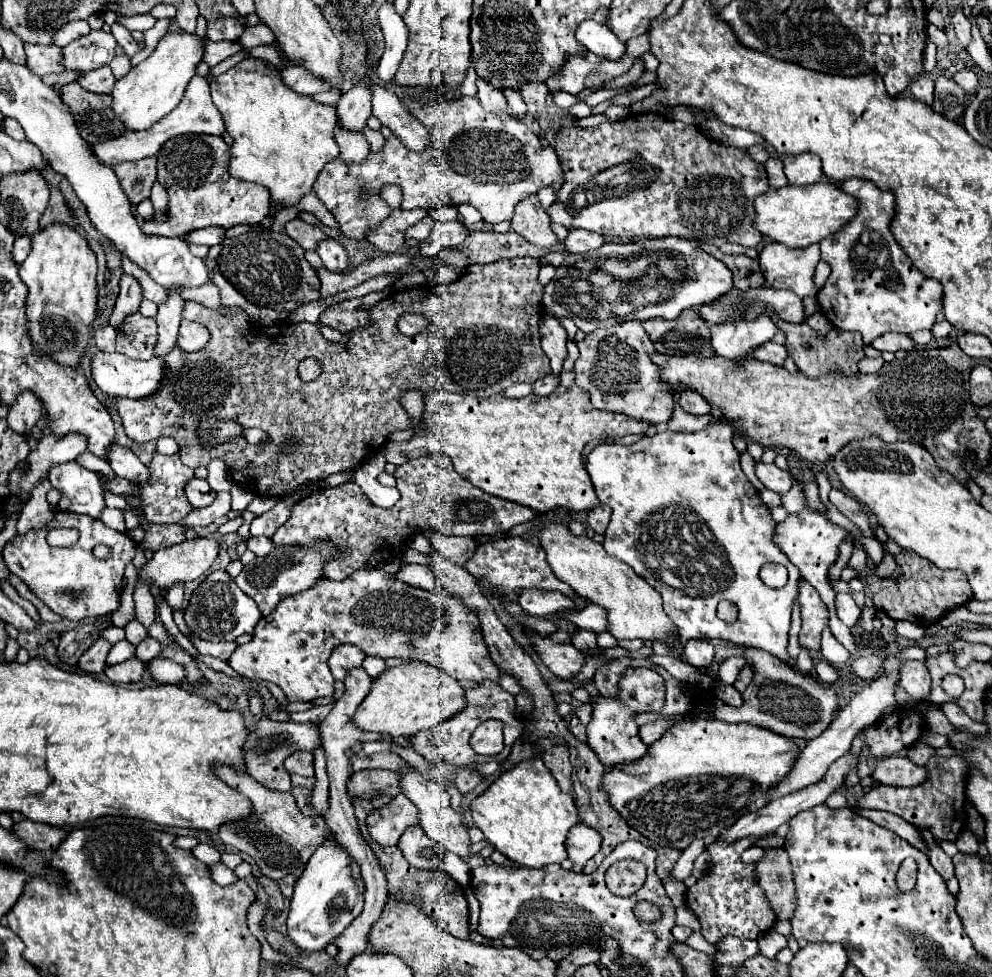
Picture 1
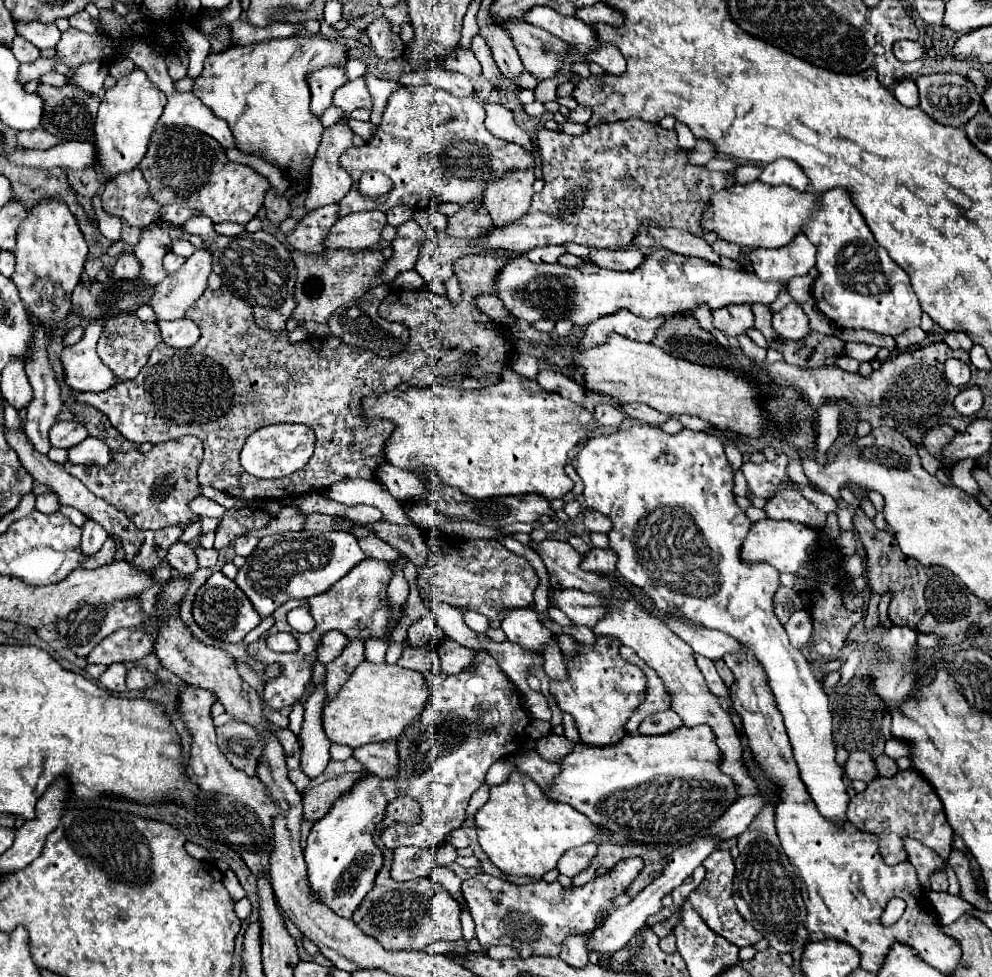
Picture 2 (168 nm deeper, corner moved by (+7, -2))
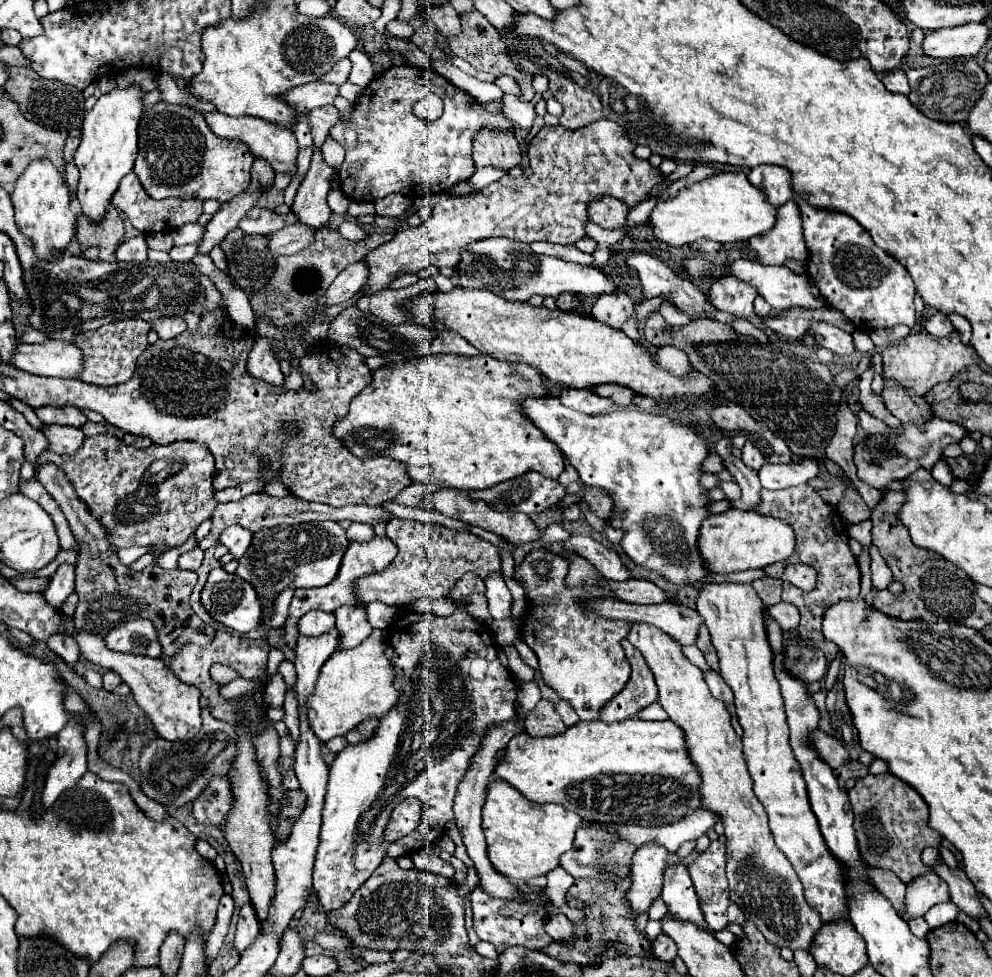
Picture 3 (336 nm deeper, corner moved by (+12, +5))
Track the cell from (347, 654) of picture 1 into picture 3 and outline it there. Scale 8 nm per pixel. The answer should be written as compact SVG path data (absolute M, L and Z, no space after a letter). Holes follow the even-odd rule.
M311 611L311 613L305 613L299 623L297 623L297 629L301 635L309 635L309 637L317 637L317 635L323 635L325 631L331 631L335 627L335 617L333 613L323 613L323 611Z

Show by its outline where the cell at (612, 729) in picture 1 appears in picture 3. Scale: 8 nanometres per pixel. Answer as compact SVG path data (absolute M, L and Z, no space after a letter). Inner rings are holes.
M531 551L521 565L513 569L513 577L521 583L527 597L527 607L519 621L519 637L533 649L539 659L539 671L549 687L553 687L561 699L567 699L581 721L599 719L601 707L613 699L629 681L631 665L625 659L621 639L631 631L629 621L605 619L597 613L585 611L585 601L615 597L615 593L601 587L583 585L567 587L565 577L569 561L549 551ZM545 559L551 563L551 573L539 577L533 571L533 561Z

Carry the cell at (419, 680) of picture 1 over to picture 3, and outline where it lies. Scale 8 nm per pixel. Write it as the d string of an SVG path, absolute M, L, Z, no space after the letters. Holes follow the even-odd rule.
M373 629L371 637L359 643L355 649L335 651L319 671L315 691L307 699L307 723L315 737L323 743L337 735L345 735L355 729L367 717L383 717L399 699L399 691L393 687L395 671L385 657L385 631Z

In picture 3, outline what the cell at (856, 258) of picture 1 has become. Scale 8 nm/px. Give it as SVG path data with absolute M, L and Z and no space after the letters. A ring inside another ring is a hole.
M797 199L803 213L805 243L811 249L807 273L819 287L827 305L841 311L855 327L875 331L879 327L915 325L915 285L907 269L879 249L871 235L849 215L813 209L805 199Z

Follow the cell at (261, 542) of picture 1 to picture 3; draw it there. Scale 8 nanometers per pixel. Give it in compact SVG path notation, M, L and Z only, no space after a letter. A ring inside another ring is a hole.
M227 527L221 533L219 543L225 545L235 559L239 559L239 557L243 557L243 553L247 551L247 547L251 545L251 537L253 537L253 533L247 531L247 529L243 529L243 527Z

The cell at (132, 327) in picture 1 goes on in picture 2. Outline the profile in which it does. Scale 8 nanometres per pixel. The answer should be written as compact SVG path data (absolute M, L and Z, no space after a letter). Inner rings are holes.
M124 314L110 318L106 322L106 328L98 340L98 356L102 362L114 370L114 374L120 380L132 380L138 376L142 366L148 362L150 352L162 342L160 328L156 322L142 322L136 314Z

